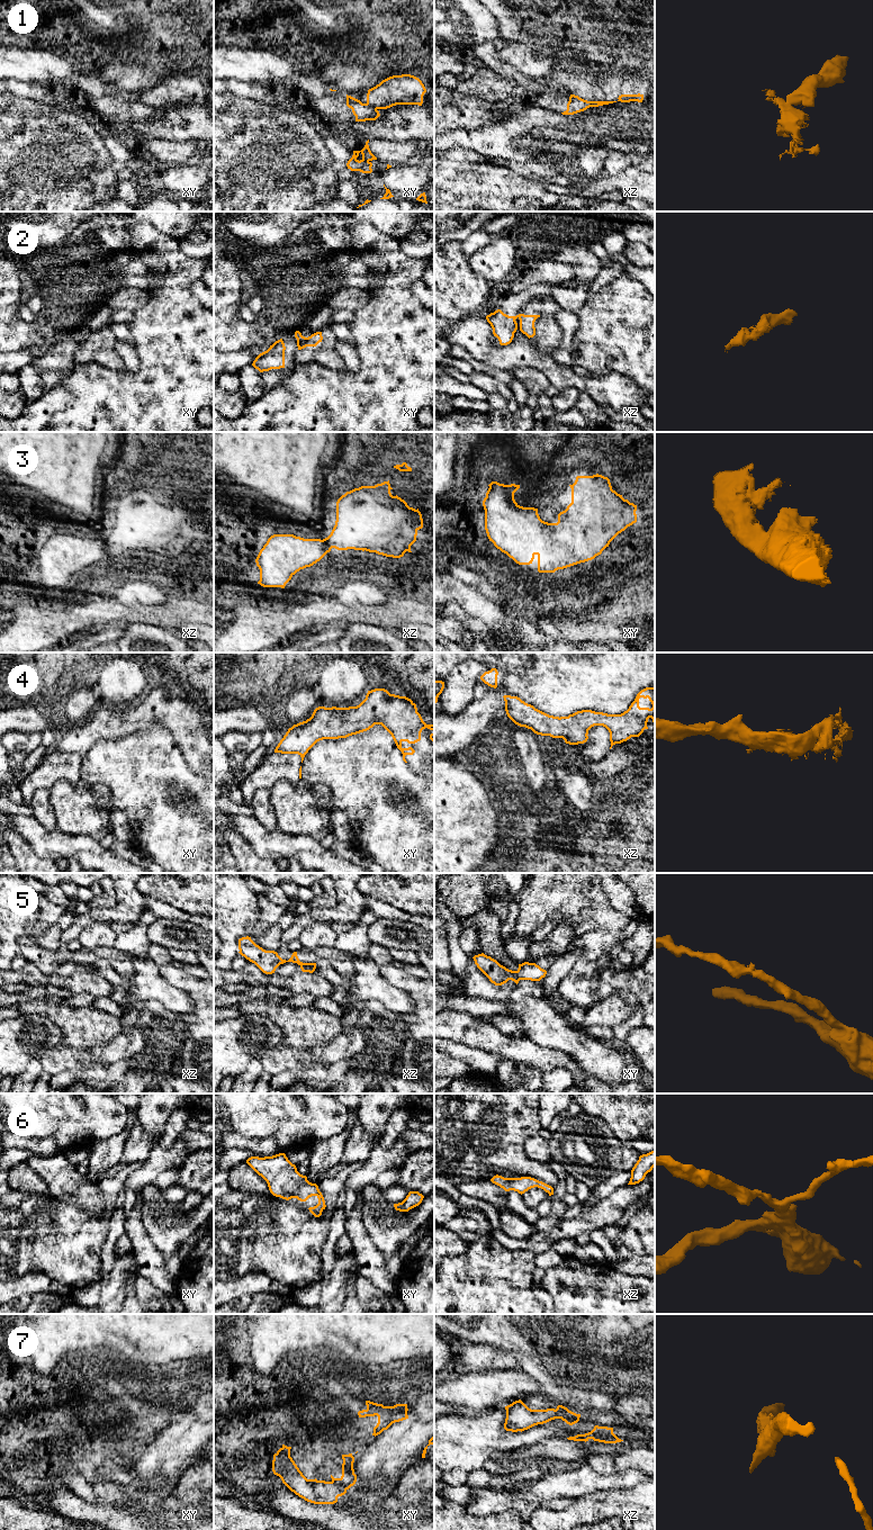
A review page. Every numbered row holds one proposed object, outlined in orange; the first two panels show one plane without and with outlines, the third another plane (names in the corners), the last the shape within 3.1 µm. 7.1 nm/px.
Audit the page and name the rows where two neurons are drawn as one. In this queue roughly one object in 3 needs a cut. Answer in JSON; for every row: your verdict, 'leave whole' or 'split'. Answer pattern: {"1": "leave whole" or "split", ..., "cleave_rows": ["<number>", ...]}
{"1": "split", "2": "split", "3": "leave whole", "4": "leave whole", "5": "leave whole", "6": "leave whole", "7": "split", "cleave_rows": ["1", "2", "7"]}

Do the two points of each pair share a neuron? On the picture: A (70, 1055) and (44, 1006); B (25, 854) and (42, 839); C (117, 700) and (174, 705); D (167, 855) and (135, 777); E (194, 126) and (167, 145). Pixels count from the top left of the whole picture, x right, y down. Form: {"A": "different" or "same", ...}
{"A": "same", "B": "different", "C": "different", "D": "same", "E": "different"}

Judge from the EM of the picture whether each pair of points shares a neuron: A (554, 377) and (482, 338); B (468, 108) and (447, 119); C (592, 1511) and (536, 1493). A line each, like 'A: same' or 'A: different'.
A: same
B: same
C: different

